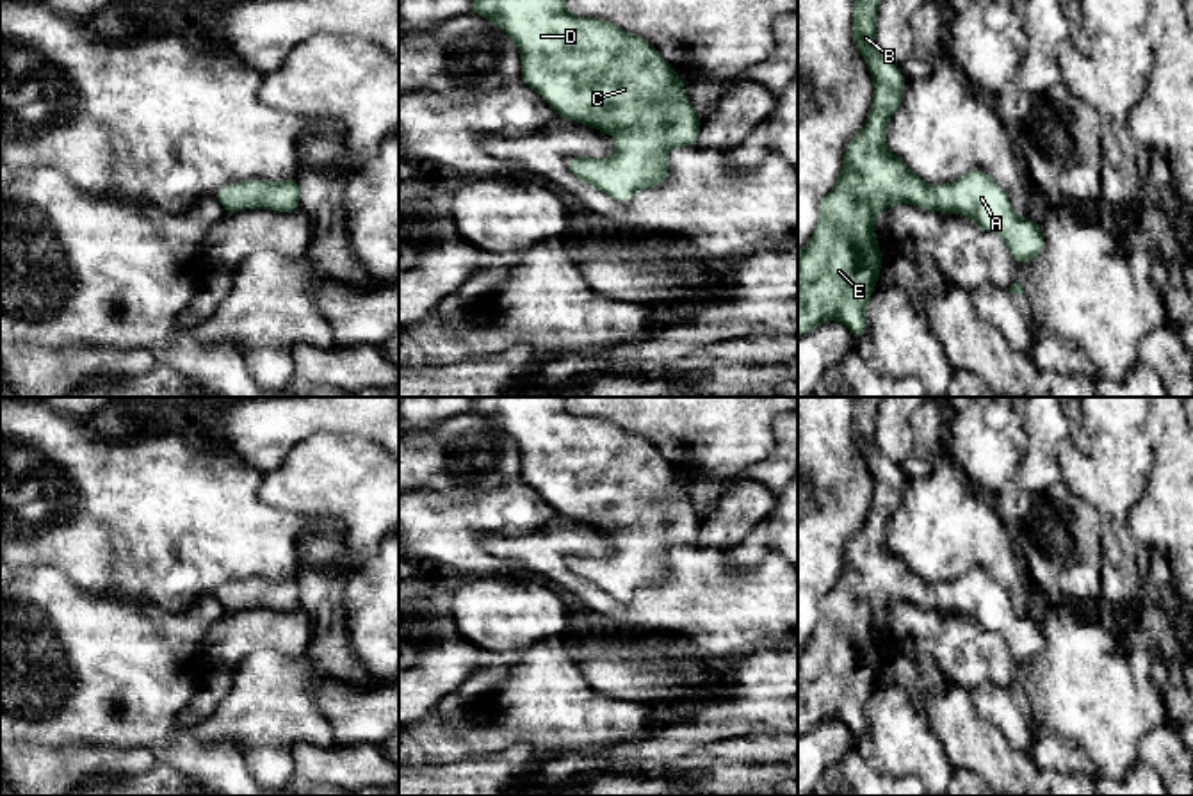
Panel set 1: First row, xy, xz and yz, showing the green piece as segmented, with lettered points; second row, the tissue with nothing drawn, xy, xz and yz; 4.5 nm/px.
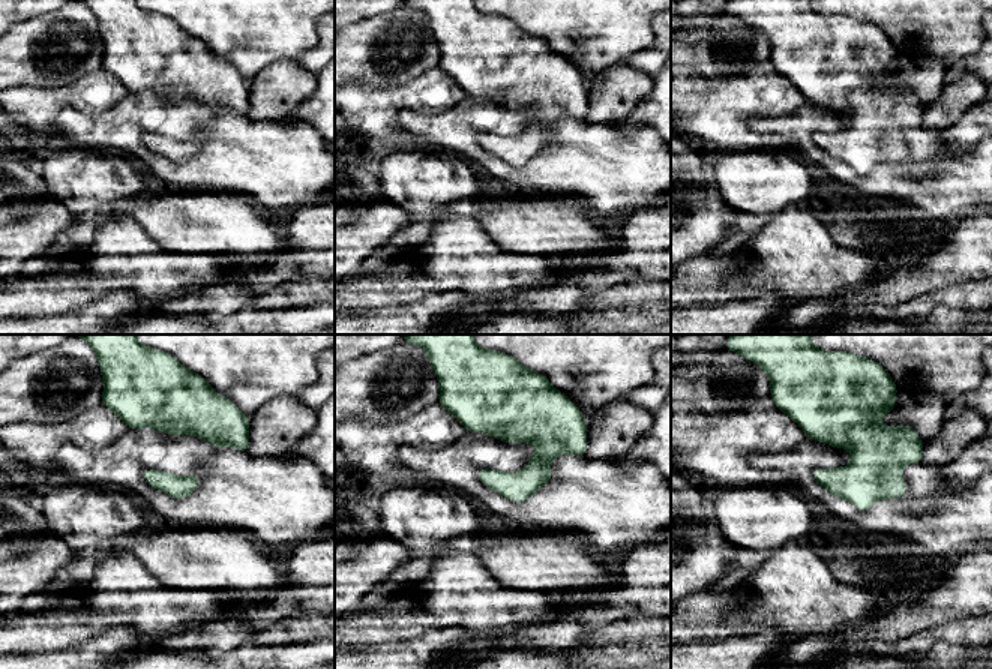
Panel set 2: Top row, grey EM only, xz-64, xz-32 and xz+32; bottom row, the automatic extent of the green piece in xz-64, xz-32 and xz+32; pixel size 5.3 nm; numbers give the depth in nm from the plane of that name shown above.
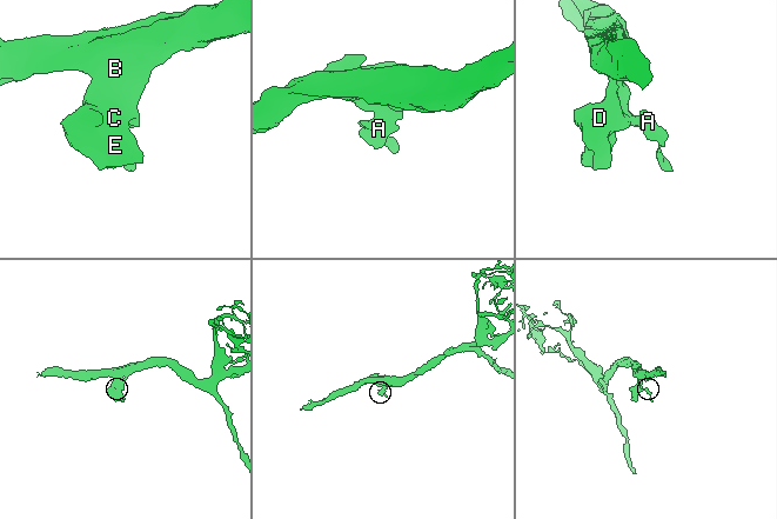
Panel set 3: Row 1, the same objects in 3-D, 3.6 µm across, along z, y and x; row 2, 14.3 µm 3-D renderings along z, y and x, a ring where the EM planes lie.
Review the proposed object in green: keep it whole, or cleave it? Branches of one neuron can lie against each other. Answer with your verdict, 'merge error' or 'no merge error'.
no merge error

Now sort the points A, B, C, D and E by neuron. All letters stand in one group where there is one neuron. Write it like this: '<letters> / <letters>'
A B C D E

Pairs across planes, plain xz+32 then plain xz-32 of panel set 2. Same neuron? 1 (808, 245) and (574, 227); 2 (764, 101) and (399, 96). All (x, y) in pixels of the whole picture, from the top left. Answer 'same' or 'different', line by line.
1: different
2: same

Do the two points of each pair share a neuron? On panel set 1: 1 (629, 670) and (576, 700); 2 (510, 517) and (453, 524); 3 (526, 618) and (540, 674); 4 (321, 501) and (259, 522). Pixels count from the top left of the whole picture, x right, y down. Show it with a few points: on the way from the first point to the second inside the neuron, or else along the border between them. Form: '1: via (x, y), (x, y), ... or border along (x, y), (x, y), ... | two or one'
1: border along (572, 654), (592, 688), (636, 700) | two
2: via (495, 517), (472, 517), (467, 520) | one
3: border along (568, 640), (538, 641), (522, 652) | two
4: border along (262, 479), (259, 495), (267, 504), (305, 519) | two

